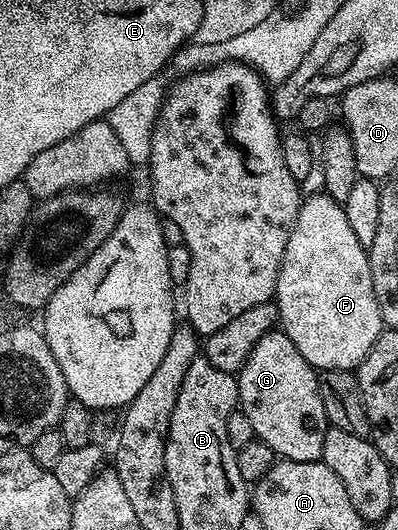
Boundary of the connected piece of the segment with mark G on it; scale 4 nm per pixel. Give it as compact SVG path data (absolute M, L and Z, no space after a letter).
M278 328L267 330L260 340L256 340L256 348L252 348L248 360L236 375L240 408L252 423L255 439L268 444L268 448L272 448L279 459L317 462L322 457L328 419L318 387L318 375L319 371L310 366L304 356L300 356L300 348L296 348L288 335Z

